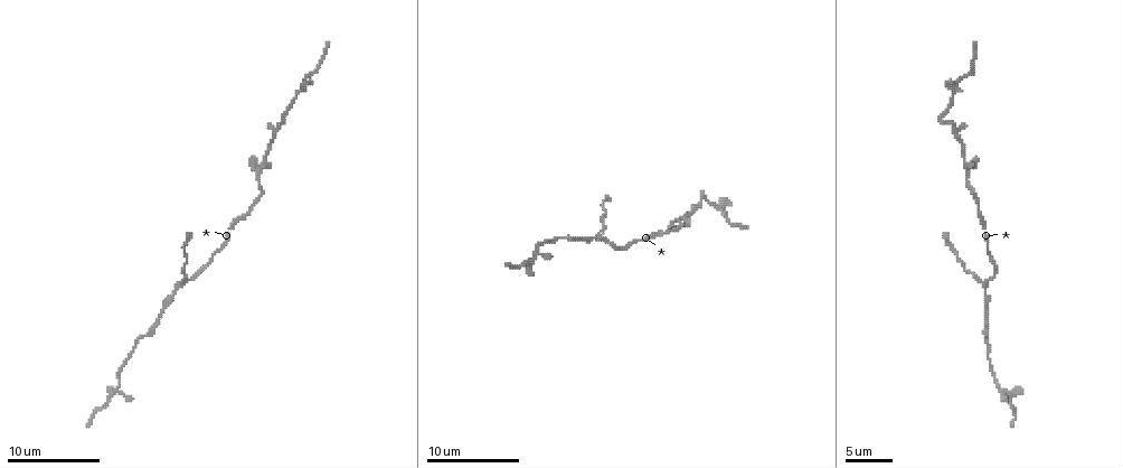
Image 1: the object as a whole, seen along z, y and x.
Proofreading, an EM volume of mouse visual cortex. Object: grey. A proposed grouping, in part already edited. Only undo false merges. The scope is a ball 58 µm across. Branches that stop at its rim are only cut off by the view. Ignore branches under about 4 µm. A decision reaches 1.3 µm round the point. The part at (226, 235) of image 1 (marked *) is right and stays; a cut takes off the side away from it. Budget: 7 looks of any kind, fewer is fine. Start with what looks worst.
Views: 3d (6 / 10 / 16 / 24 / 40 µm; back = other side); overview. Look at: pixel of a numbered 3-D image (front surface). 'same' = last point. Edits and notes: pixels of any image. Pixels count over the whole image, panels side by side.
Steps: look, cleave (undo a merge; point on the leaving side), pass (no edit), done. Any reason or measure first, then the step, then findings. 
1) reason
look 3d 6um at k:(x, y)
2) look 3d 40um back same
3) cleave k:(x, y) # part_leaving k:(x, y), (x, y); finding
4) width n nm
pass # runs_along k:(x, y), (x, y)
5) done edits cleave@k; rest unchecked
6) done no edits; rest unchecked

a fork
look 3d 10um at 1:(598, 235)

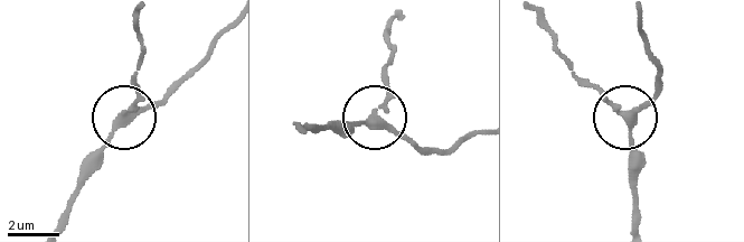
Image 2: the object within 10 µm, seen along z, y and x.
width 260 nm
pass # runs_along 2:(477, 130), (439, 149), (387, 130), (376, 111), (387, 62); one neuron here

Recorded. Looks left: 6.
side arm on a straight run
look 3d 10um at 1:(537, 249)

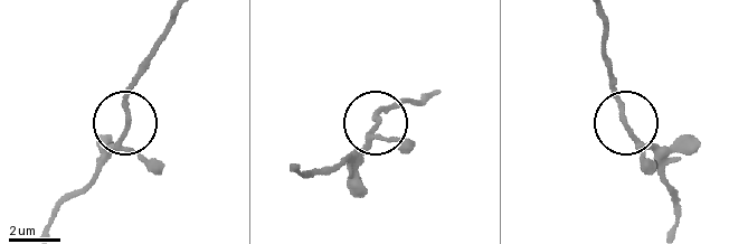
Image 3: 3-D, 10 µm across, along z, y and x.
arms 3
pass # one neuron here

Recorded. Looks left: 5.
calibre changes
look 3d 10um at 1:(560, 239)

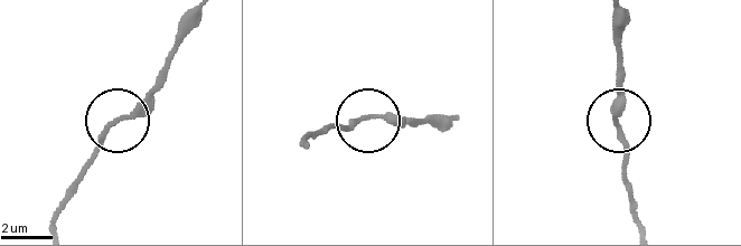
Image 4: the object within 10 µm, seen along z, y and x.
pass # runs_along 4:(616, 15), (616, 130), (627, 186); one neuron here

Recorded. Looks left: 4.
done no edits; rest unchecked

